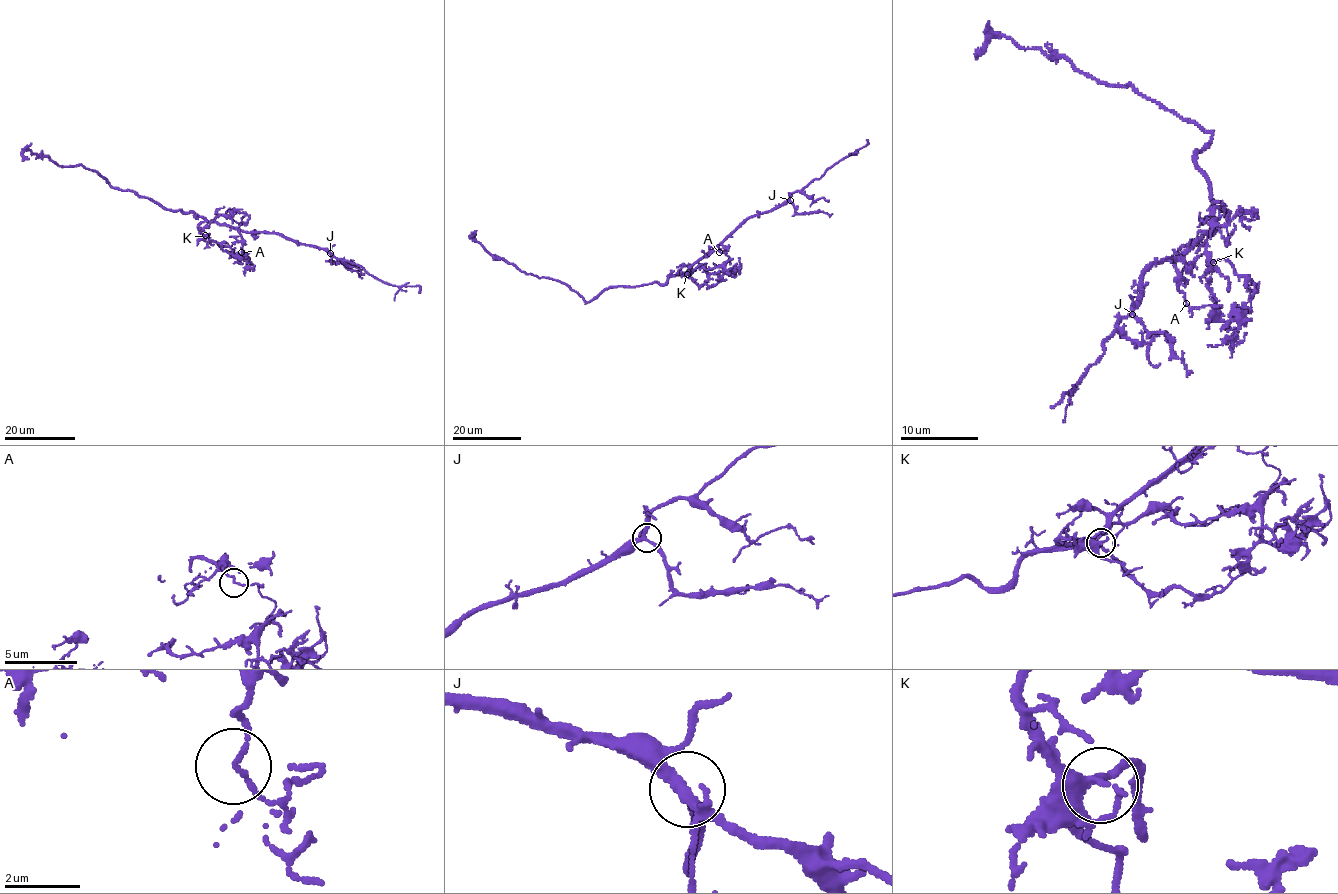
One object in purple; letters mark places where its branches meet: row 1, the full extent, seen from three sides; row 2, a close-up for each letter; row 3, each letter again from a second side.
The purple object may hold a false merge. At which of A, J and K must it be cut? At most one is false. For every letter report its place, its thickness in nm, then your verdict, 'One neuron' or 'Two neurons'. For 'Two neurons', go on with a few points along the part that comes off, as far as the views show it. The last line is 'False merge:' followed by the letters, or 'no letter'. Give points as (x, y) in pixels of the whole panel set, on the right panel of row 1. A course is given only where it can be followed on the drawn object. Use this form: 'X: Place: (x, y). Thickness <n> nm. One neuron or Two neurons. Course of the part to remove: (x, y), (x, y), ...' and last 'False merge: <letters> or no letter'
A: Place: (1186, 303). Thickness 110 nm. Two neurons. Course of the part to remove: (1186, 302), (1191, 311), (1211, 305), (1220, 320), (1240, 318), (1238, 330), (1225, 343), (1207, 345)
J: Place: (1132, 314). Thickness 260 nm. One neuron
K: Place: (1213, 262). Thickness 190 nm. One neuron
False merge: A

